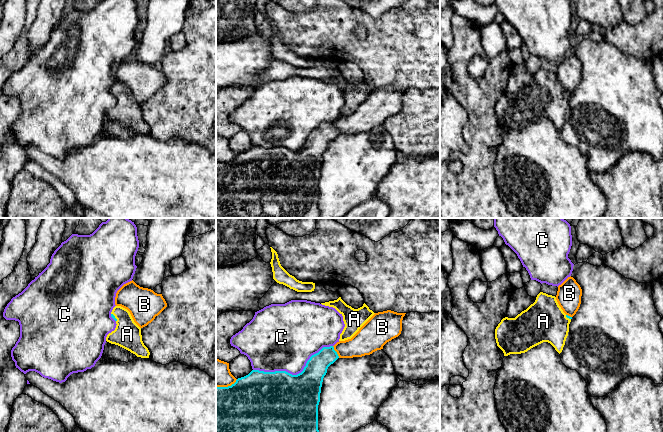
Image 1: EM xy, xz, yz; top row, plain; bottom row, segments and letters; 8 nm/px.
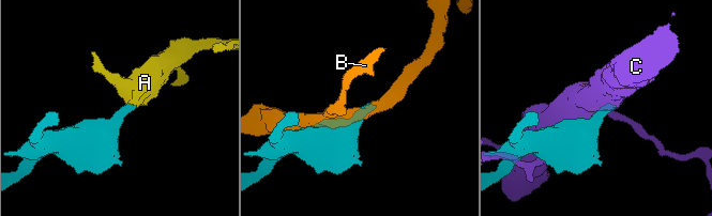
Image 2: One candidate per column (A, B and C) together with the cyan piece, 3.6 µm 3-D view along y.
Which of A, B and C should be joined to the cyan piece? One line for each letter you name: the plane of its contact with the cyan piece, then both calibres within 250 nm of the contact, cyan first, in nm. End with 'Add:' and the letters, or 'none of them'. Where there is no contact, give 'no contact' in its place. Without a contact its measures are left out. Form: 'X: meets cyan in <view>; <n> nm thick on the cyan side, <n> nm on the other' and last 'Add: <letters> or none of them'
A: meets cyan in xy; 20 nm thick on the cyan side, 220 nm on the other
Add: A

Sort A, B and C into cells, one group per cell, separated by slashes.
A / B / C

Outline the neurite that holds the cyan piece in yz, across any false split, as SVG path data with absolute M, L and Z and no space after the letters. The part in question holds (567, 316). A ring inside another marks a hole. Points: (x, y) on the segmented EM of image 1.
M540 292L533 304L515 318L505 317L495 329L497 346L504 356L525 353L531 348L543 343L550 343L560 354L565 345L572 317L566 315L559 306L556 297Z

